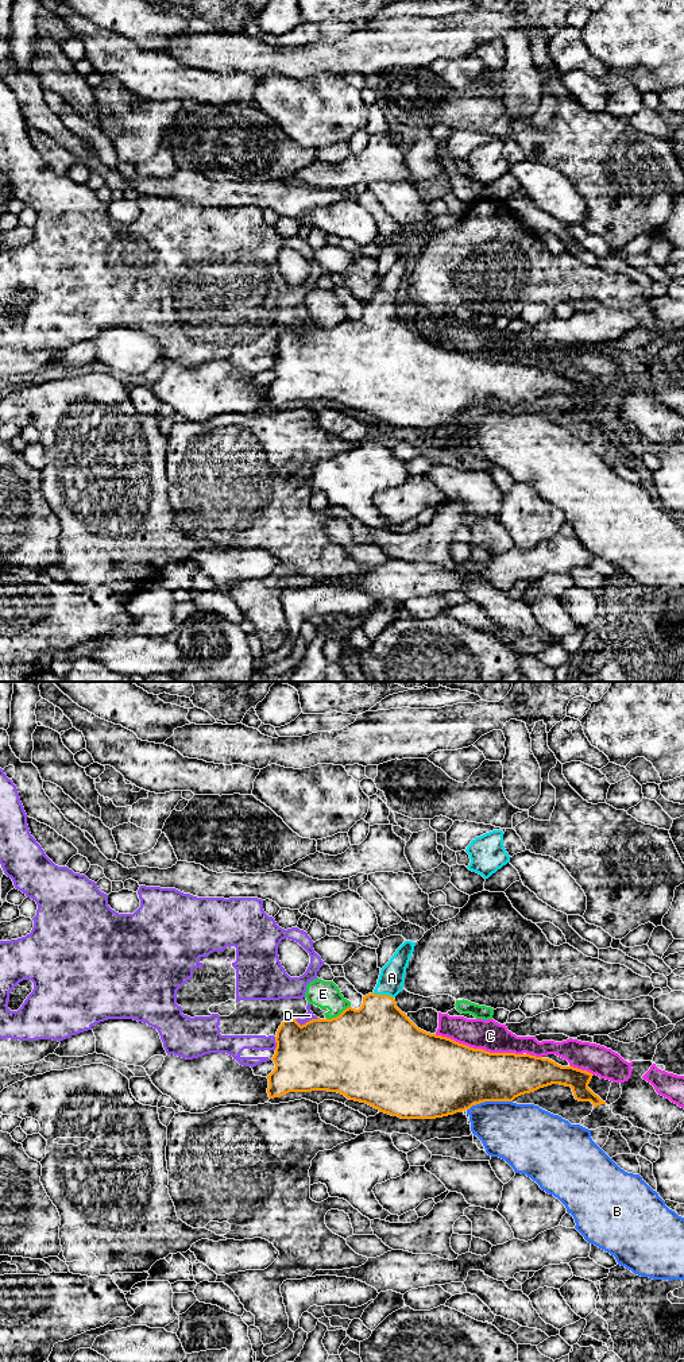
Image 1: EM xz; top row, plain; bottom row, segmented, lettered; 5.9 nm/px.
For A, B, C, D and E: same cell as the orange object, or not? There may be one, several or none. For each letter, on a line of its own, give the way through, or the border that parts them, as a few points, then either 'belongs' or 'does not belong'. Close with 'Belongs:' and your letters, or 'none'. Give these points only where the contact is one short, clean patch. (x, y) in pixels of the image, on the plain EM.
A: across xz (379, 346), (379, 315), (383, 304), (391, 286) | belongs
B: does not belong
C: does not belong
D: does not belong
E: does not belong
Belongs: A

